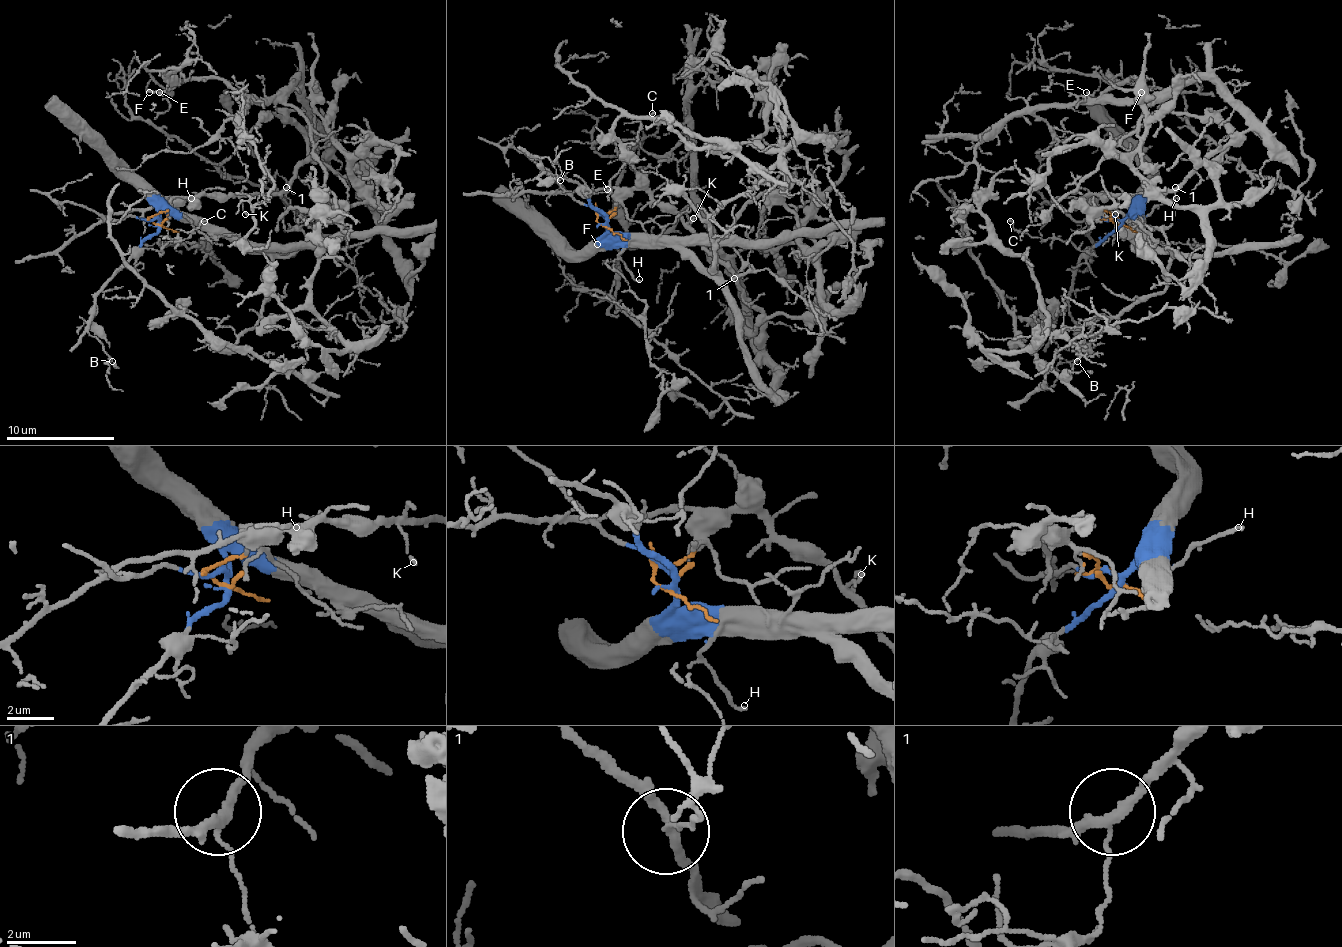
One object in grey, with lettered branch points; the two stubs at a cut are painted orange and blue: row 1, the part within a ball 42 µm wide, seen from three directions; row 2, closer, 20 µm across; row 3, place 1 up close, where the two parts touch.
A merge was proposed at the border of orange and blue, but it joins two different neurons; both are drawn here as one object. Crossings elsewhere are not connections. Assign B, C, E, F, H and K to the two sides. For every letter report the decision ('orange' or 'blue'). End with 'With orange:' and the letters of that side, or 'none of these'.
B: blue
C: blue
E: orange
F: orange
H: blue
K: orange
With orange: E, F, K

